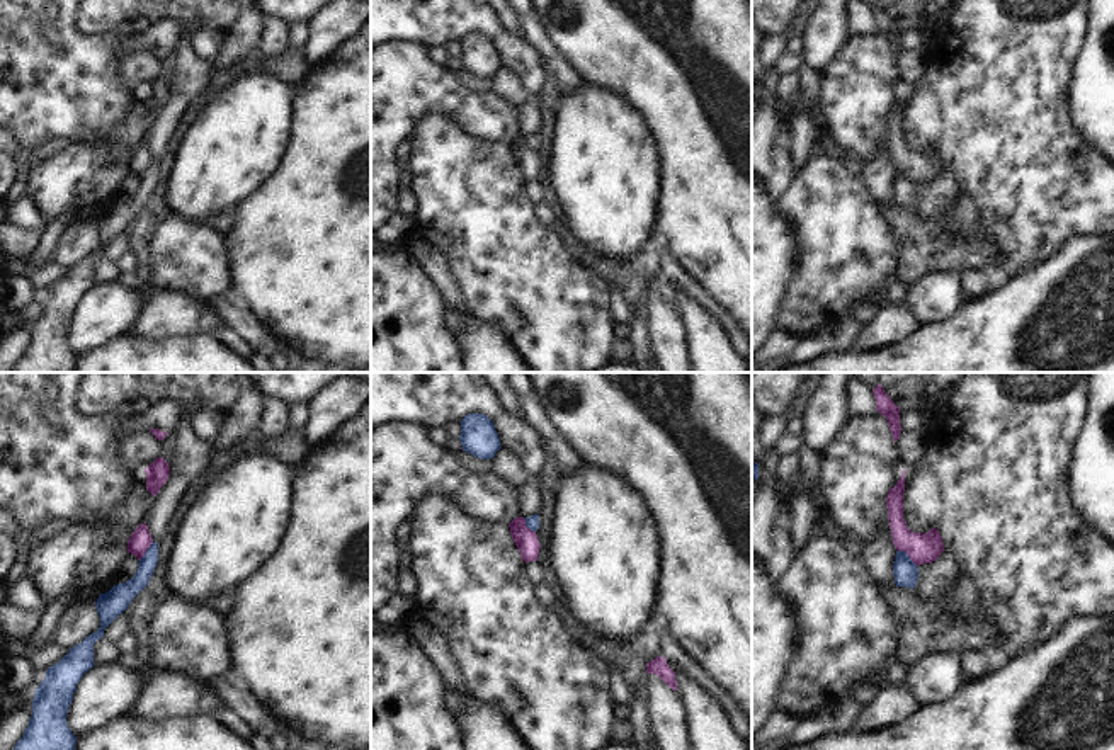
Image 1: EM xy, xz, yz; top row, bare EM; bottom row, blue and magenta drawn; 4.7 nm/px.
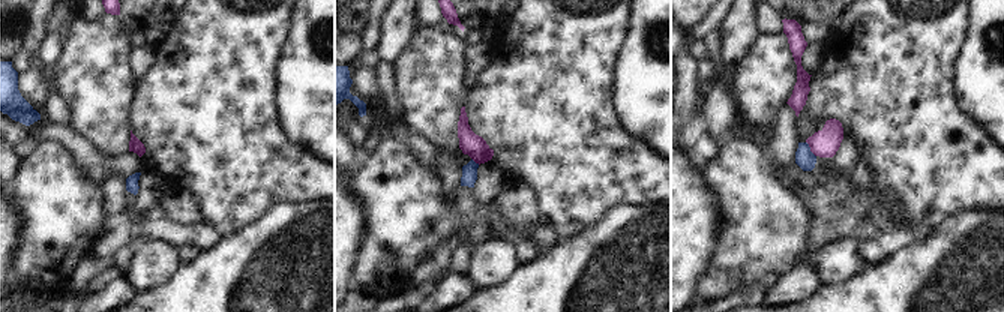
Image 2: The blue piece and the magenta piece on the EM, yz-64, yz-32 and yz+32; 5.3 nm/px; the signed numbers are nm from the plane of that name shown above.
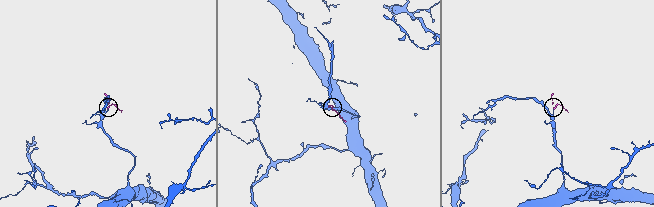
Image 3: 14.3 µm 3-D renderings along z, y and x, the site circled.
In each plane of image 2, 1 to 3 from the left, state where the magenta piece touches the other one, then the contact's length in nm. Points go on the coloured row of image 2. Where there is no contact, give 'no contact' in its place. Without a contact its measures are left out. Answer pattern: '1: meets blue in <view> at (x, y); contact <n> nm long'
1: no contact
2: meets blue in yz-32 at (474, 162); contact 60 nm long
3: meets blue in yz+32 at (809, 149); contact 100 nm long

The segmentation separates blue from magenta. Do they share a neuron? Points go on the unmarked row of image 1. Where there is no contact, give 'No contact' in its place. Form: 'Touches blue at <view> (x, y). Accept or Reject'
Touches blue at yz (909, 176). Reject.

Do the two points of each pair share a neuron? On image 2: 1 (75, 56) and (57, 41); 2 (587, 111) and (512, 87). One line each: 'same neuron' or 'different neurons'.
1: different neurons
2: same neuron

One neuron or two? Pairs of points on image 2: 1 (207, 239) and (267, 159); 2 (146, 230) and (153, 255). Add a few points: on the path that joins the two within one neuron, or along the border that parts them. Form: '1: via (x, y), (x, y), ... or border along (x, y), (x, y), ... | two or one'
1: border along (204, 222), (222, 234) | two
2: border along (144, 240), (164, 240), (179, 248) | two

